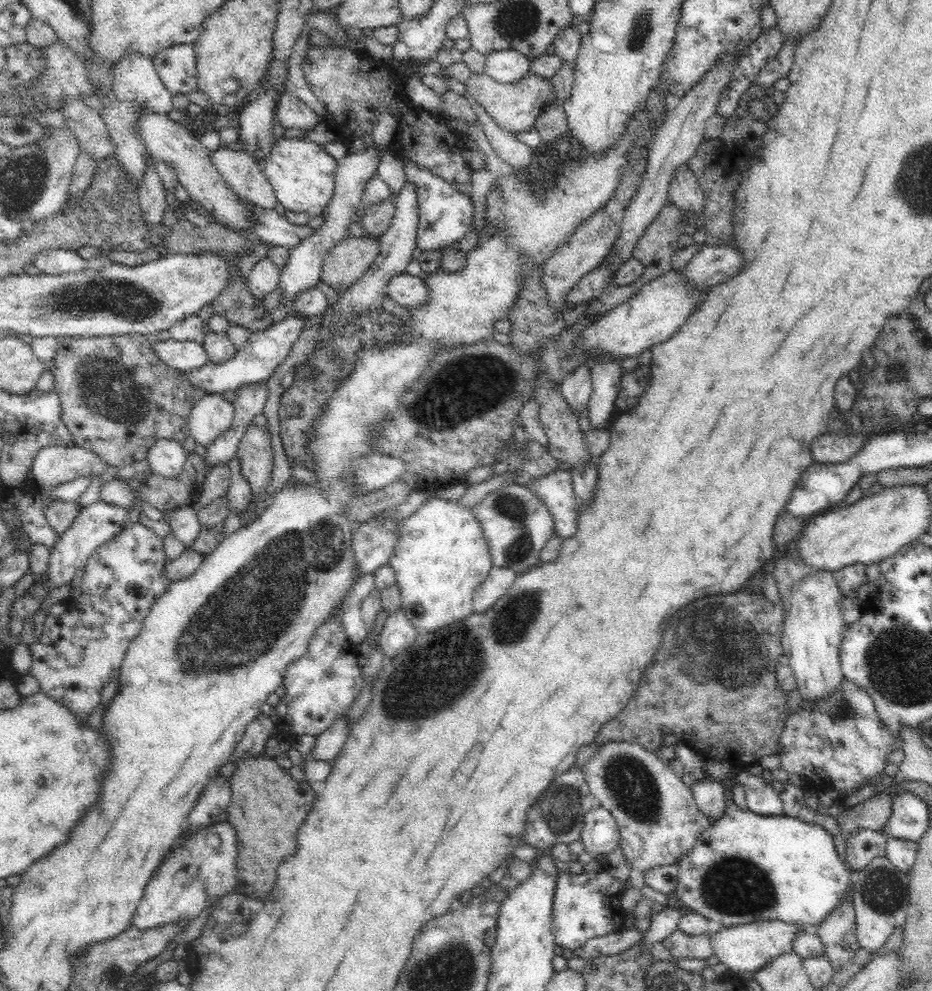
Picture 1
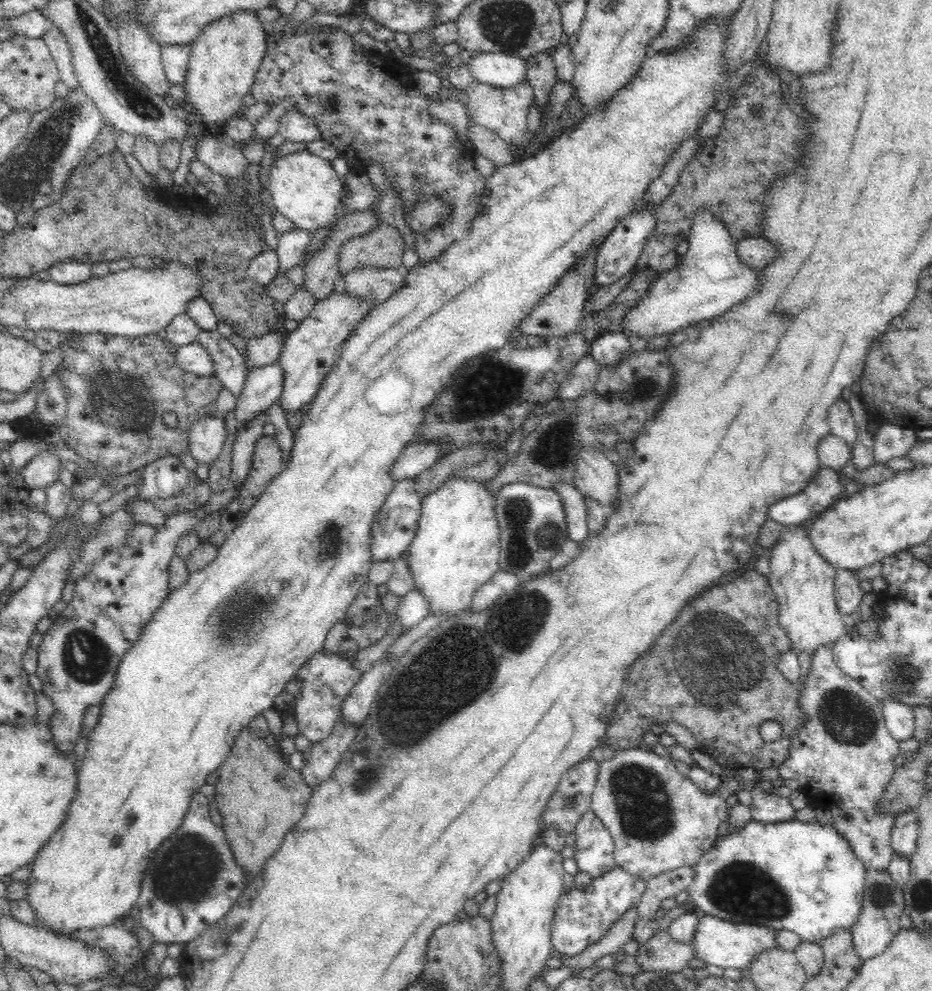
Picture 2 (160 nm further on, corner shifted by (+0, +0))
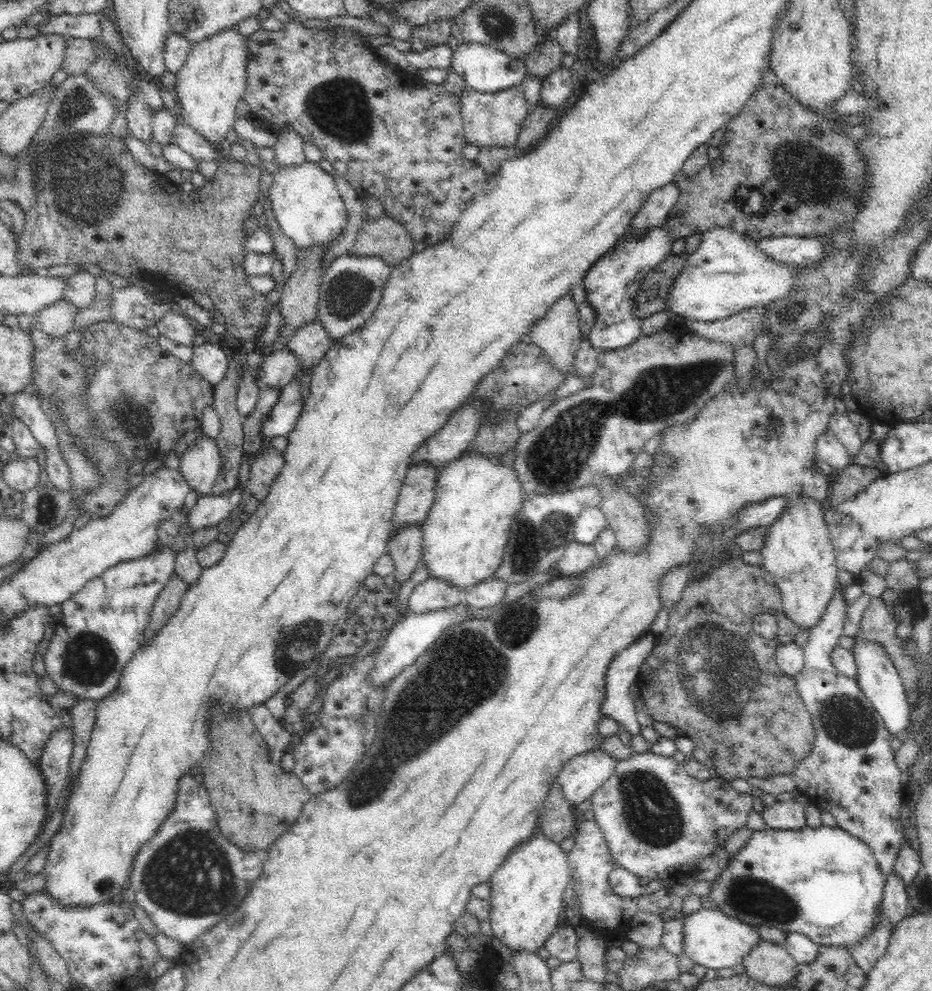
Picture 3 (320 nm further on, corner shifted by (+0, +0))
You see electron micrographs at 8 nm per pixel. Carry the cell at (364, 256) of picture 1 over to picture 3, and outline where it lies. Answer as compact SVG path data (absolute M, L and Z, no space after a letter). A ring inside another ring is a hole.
M382 214L378 218L363 221L350 252L358 256L380 256L393 267L415 253L414 244L404 223Z

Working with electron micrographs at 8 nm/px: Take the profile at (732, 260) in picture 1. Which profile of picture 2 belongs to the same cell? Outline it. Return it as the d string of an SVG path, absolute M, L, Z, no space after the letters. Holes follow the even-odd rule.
M750 237L737 242L737 253L744 264L761 270L779 259L776 243L767 238Z

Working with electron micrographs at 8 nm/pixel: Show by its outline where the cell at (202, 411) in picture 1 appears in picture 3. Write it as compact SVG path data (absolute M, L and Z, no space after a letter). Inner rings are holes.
M206 436L196 439L179 458L179 471L198 497L212 495L222 459L216 442Z

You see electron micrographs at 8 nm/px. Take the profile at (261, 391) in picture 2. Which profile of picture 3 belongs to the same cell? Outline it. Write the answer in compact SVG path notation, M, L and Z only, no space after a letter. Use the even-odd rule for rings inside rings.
M288 348L263 356L261 360L262 384L282 388L298 377L301 360Z

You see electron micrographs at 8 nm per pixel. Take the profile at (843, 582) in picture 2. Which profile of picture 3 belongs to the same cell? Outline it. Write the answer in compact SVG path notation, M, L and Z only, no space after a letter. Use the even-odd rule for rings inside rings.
M842 587L833 595L827 610L820 616L818 624L810 630L809 640L804 645L805 664L803 670L793 679L803 703L811 714L815 728L815 741L810 754L792 771L795 788L804 793L821 811L829 811L835 816L838 828L865 842L874 853L883 874L894 873L898 851L906 842L905 828L901 813L901 772L894 761L894 751L890 742L894 735L886 728L883 718L872 707L870 699L860 691L856 678L840 675L831 662L832 648L842 636L842 626L846 618L847 606Z

